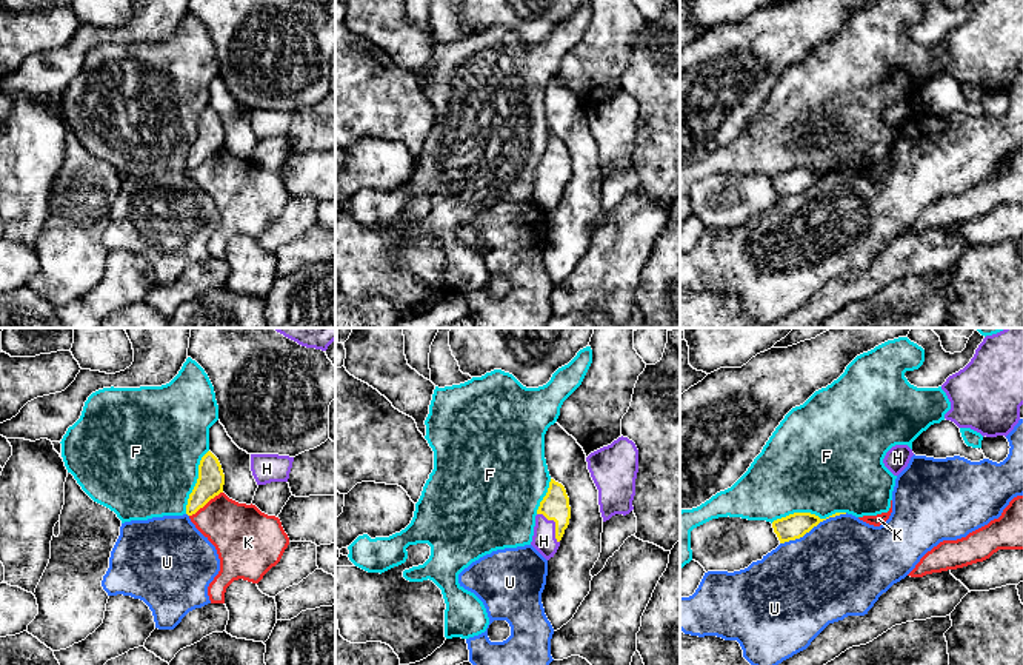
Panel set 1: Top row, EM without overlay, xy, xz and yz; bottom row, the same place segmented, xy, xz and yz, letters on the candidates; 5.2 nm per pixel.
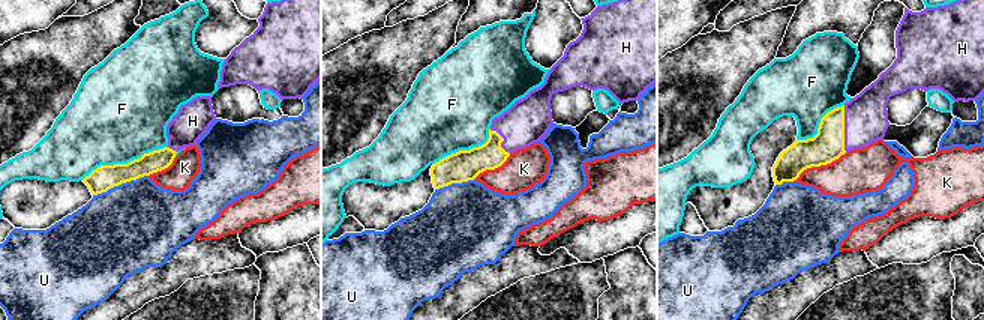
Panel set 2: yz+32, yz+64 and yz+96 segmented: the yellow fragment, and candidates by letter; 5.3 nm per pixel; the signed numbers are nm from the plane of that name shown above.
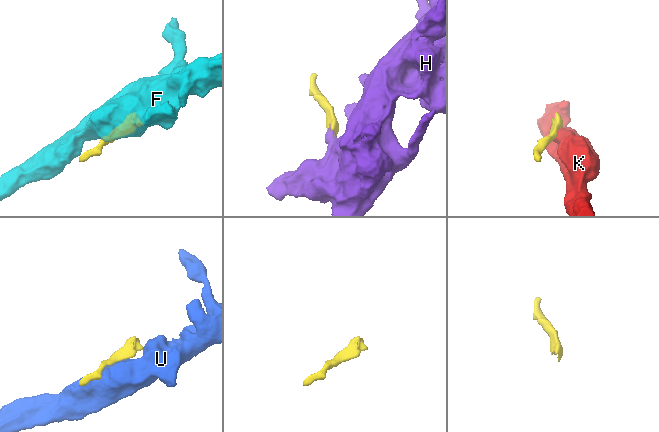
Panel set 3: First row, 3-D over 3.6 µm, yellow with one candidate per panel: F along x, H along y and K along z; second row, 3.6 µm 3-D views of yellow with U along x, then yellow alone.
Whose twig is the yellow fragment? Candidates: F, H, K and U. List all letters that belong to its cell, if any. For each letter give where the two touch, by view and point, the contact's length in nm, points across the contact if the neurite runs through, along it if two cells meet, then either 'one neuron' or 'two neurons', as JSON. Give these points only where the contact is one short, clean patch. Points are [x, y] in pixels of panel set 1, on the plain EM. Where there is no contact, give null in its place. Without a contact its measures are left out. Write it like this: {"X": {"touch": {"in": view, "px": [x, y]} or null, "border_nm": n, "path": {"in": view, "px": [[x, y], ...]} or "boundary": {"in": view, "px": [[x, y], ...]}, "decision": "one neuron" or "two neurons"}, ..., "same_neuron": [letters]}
{"F": {"touch": {"in": "yz", "px": [808, 168]}, "border_nm": 400, "decision": "two neurons"}, "H": {"touch": {"in": "xz", "px": [556, 179]}, "border_nm": 200, "path": {"in": "xz", "px": [[554, 162], [556, 179], [543, 196]]}, "decision": "one neuron"}, "K": {"touch": {"in": "xy", "px": [205, 159]}, "border_nm": 220, "boundary": {"in": "xy", "px": [[222, 147], [189, 171]]}, "decision": "two neurons"}, "U": {"touch": {"in": "yz", "px": [813, 182]}, "border_nm": 380, "decision": "two neurons"}, "same_neuron": ["H"]}

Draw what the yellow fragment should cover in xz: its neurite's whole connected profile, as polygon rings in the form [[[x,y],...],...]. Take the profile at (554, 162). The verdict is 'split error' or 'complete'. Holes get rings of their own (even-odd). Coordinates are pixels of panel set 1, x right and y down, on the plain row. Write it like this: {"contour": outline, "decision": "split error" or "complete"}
{"contour": [[[551,134],[548,148],[537,165],[531,197],[546,216],[557,208],[569,174],[571,162],[566,145],[561,139]]], "decision": "split error"}

